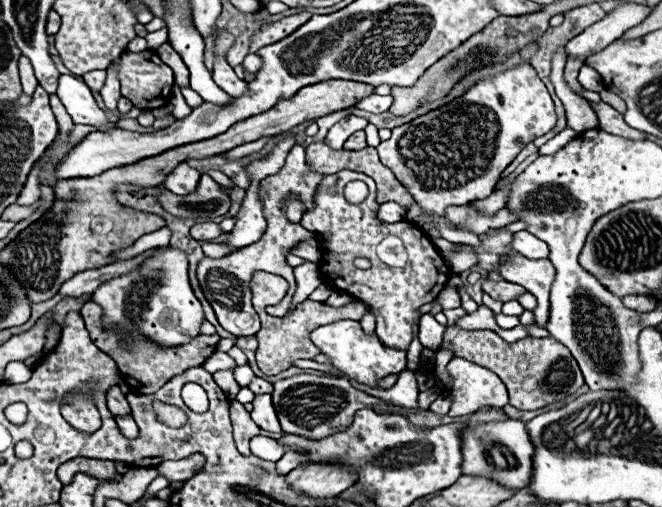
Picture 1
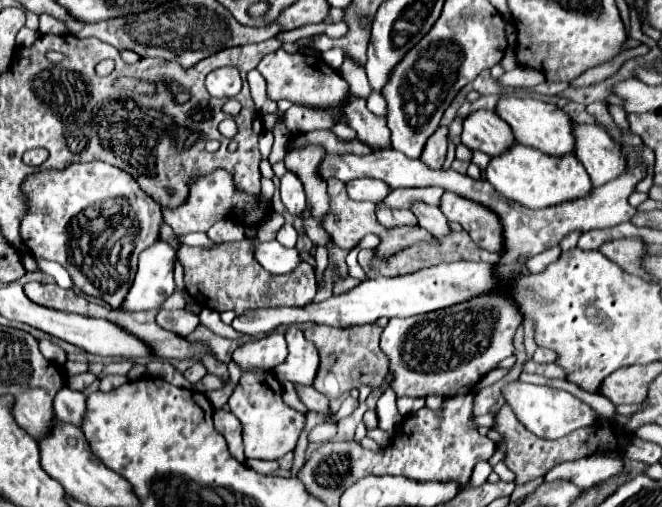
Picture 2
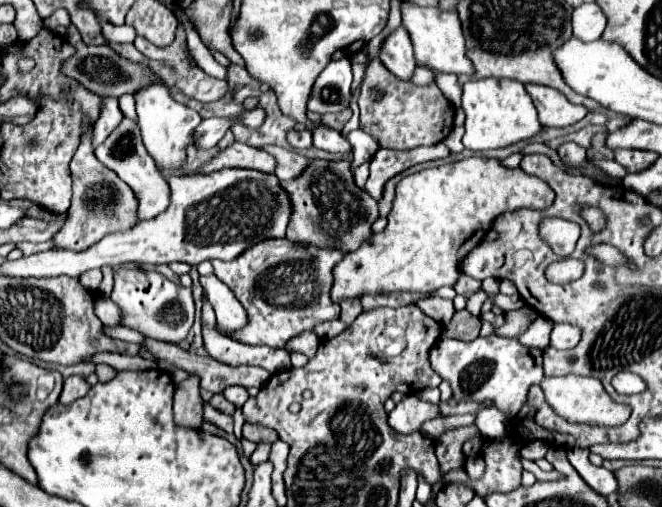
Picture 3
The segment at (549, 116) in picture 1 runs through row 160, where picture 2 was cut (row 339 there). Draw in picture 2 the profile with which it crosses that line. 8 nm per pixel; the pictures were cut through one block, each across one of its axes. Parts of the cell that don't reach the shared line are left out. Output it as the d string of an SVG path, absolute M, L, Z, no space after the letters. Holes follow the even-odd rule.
M504 292L476 296L470 302L442 312L392 318L382 332L380 346L390 358L394 392L398 396L438 394L444 398L470 392L488 374L488 370L514 352L512 338L520 324L522 316ZM458 316L462 318L456 320ZM448 318L452 324L446 322Z

